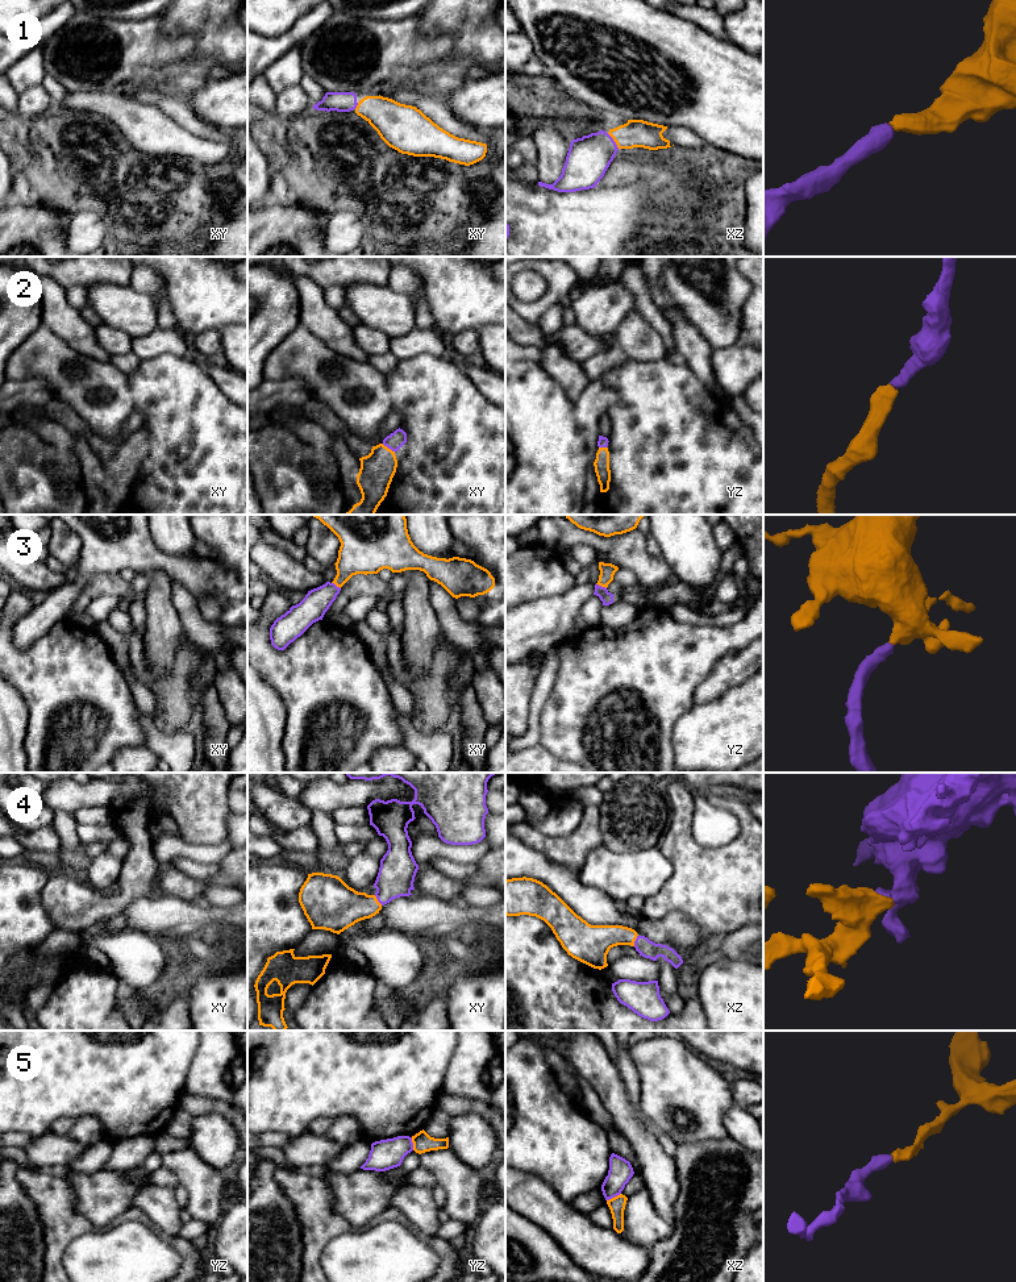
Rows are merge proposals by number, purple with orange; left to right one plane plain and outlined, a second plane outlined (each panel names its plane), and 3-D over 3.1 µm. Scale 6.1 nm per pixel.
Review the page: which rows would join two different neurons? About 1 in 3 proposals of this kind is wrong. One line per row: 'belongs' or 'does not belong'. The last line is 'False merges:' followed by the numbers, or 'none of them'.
1: belongs
2: belongs
3: belongs
4: belongs
5: does not belong
False merges: 5

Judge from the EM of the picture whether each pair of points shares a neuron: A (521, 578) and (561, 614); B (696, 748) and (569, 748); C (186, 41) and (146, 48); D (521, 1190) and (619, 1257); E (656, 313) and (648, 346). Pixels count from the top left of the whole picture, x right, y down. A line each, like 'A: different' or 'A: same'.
A: different
B: different
C: same
D: same
E: different

